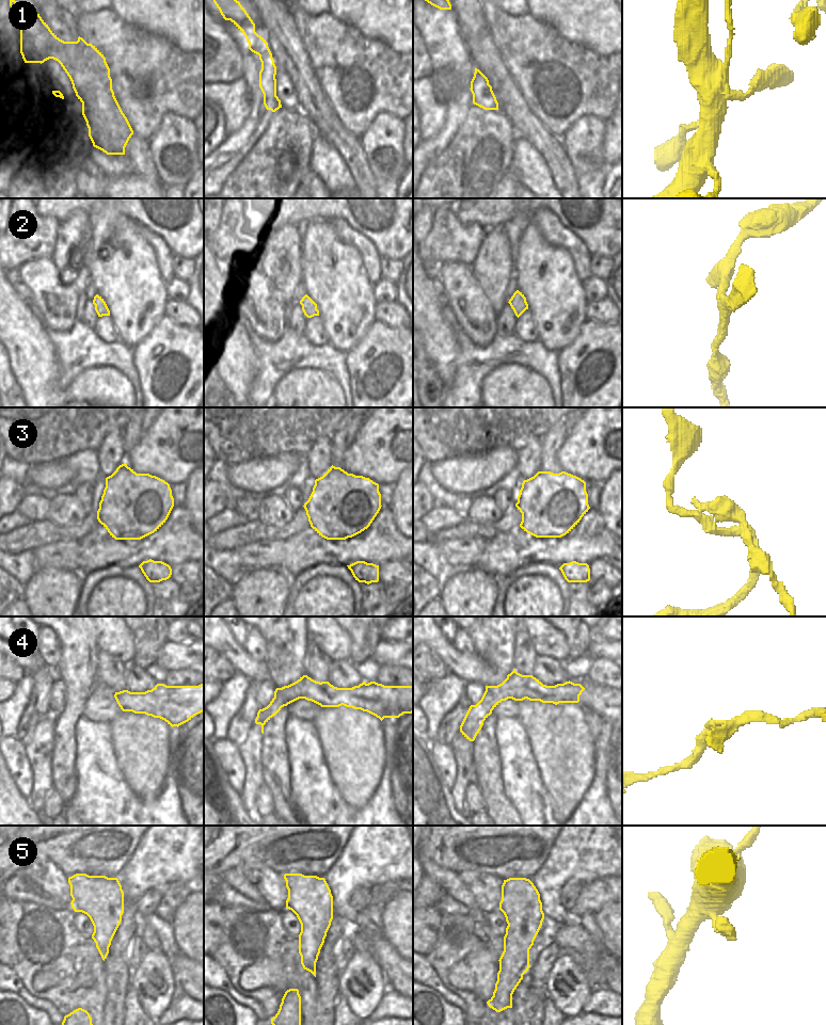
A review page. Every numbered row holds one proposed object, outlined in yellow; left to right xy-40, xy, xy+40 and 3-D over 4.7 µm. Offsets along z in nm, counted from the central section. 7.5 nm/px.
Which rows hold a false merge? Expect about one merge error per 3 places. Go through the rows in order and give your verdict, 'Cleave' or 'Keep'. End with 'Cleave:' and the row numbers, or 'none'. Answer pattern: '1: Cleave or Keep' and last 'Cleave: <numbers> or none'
1: Keep
2: Cleave
3: Cleave
4: Cleave
5: Keep
Cleave: 2, 3, 4.

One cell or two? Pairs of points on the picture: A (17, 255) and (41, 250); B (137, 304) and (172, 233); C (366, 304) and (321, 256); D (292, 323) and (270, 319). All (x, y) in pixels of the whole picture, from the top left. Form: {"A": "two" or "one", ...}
{"A": "one", "B": "two", "C": "one", "D": "two"}

